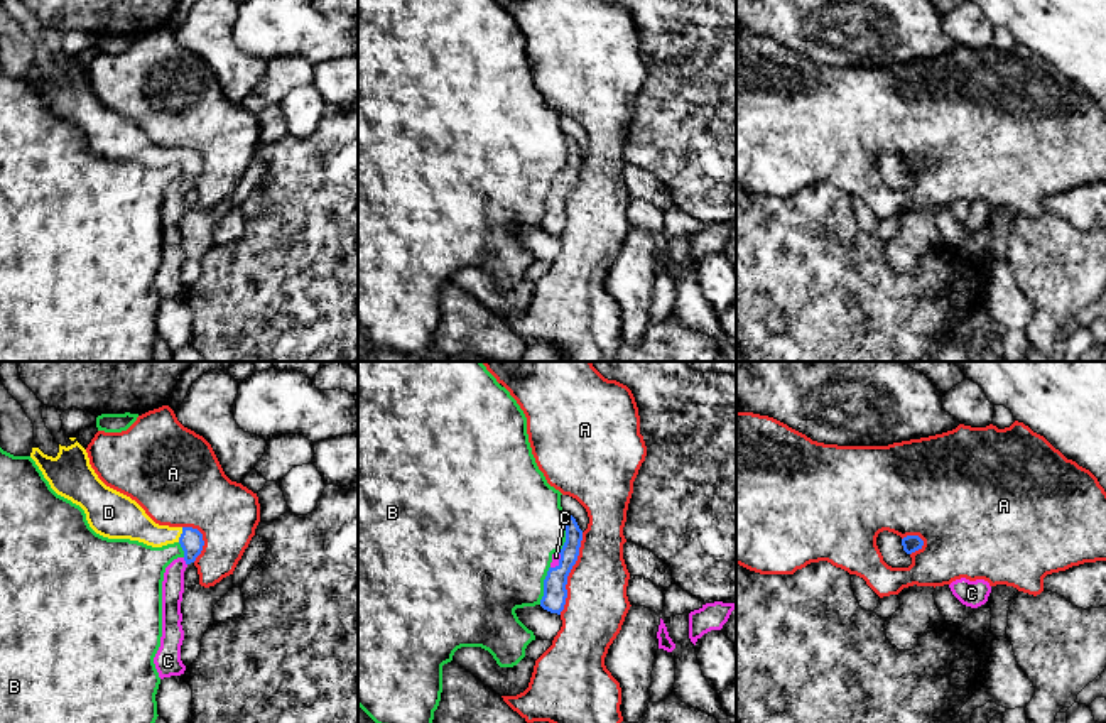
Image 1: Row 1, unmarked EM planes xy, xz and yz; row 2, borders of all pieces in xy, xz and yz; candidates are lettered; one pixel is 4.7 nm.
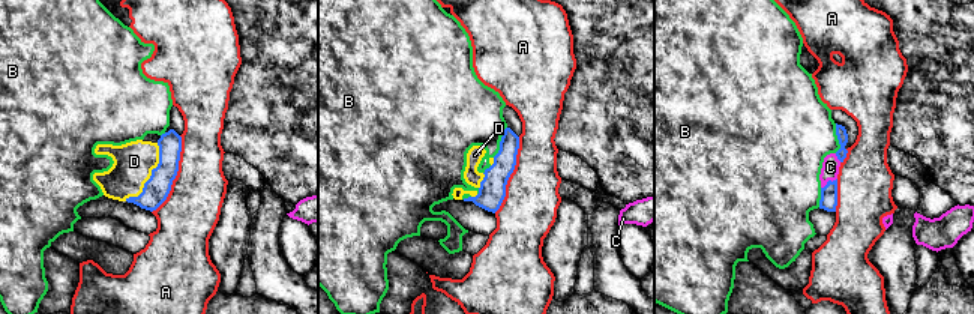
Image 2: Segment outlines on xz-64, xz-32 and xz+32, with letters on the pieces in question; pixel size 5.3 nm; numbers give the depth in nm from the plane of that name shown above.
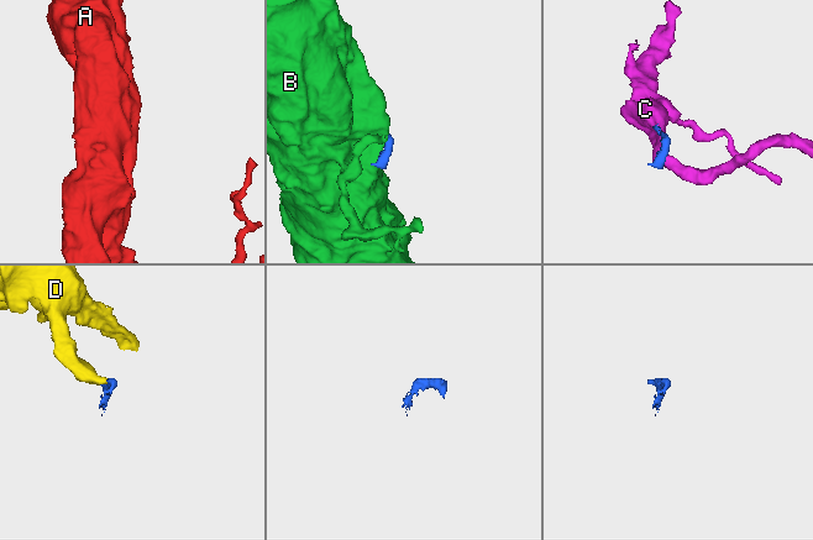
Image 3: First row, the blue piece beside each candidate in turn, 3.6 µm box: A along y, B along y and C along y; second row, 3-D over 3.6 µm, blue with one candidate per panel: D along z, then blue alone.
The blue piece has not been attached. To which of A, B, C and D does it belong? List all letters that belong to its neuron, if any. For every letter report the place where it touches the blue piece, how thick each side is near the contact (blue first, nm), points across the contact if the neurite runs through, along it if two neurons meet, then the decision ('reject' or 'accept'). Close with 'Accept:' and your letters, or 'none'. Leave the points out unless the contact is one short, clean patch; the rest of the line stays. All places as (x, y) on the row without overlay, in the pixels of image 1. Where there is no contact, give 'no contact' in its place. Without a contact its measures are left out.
A: contact xz (569, 193); calibres 110 and 300 nm; reject
B: contact xz (544, 206); calibres 110 and 480 nm; reject
C: contact xy (184, 181); calibres 110 and 110 nm; accept
D: contact xy (181, 156); calibres 110 and 160 nm; way xy (191, 163), (181, 156), (151, 156), (130, 142); accept
Accept: C, D

